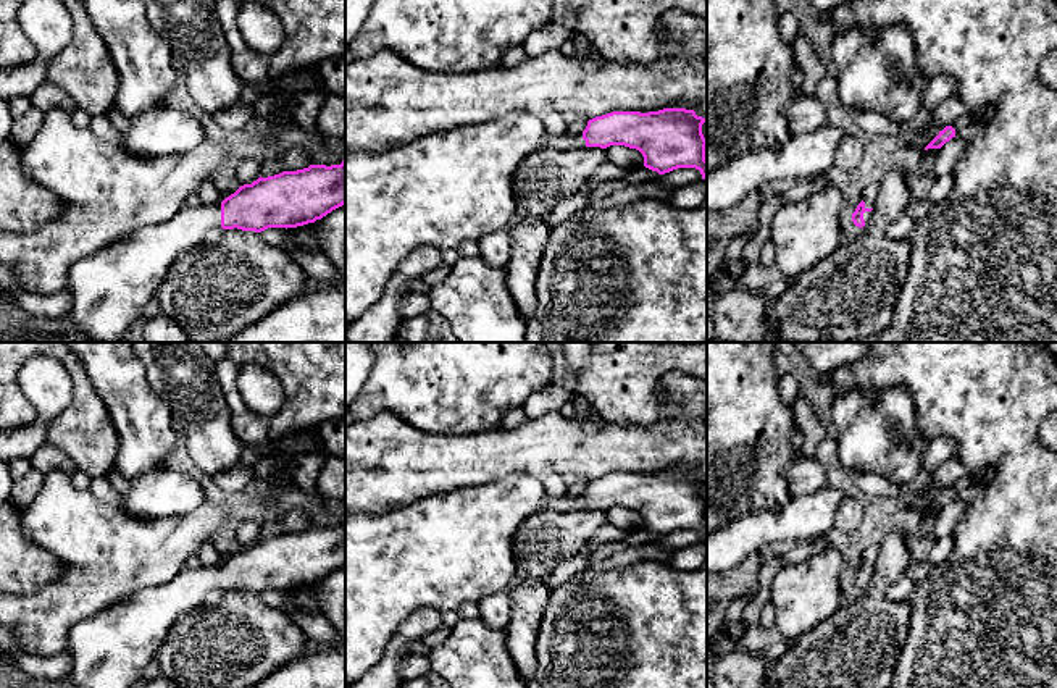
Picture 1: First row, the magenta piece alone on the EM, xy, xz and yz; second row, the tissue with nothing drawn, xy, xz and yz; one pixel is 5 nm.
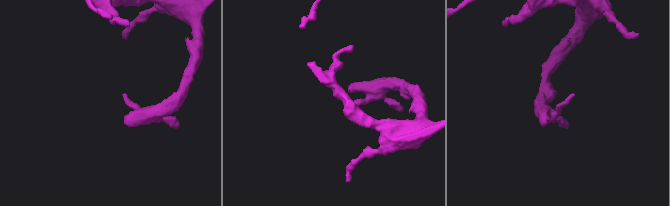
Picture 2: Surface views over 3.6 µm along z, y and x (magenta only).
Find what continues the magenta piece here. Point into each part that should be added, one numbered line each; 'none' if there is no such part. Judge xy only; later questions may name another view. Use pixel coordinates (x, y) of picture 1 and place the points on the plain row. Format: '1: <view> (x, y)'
1: xy (112, 648)

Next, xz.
1: xz (565, 503)

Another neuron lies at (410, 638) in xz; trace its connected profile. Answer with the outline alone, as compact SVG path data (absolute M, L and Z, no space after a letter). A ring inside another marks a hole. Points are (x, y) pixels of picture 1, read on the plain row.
M423 607L413 612L387 644L382 659L349 688L402 688L402 664L424 651L424 640L439 630L442 612Z

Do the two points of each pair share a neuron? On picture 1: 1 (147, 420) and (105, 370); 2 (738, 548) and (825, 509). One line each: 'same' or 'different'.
1: same
2: same

